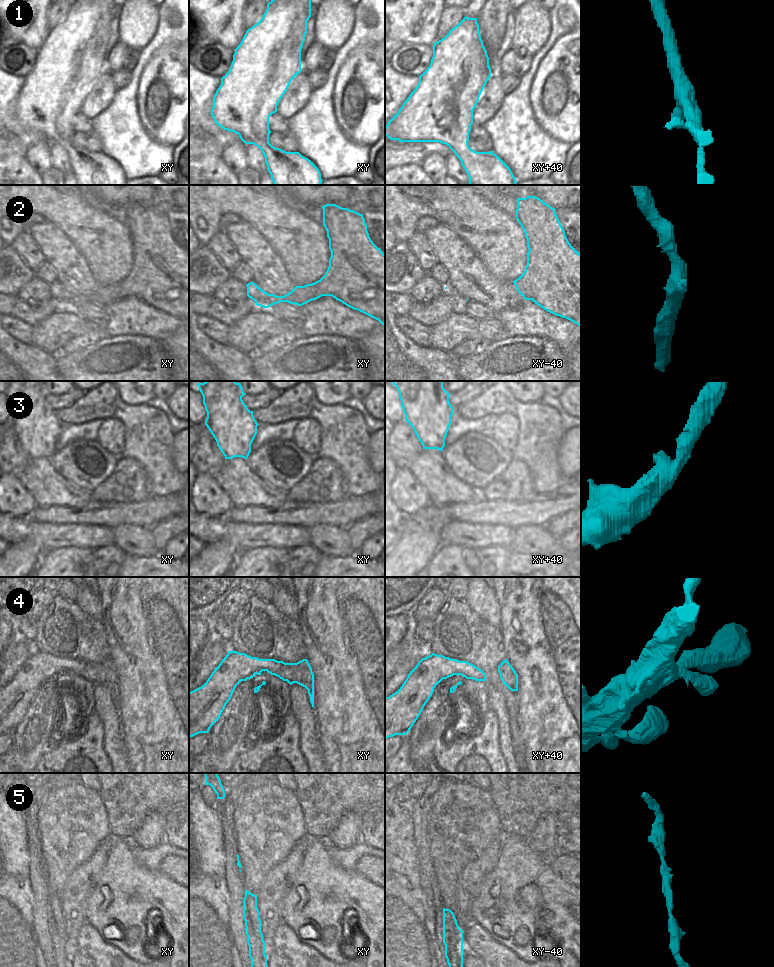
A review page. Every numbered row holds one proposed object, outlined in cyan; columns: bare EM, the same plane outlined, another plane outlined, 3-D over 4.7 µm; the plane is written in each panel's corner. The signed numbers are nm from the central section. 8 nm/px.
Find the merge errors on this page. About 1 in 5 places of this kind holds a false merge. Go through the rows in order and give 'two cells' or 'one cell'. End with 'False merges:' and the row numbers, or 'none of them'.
1: one cell
2: one cell
3: one cell
4: one cell
5: two cells
False merges: 5

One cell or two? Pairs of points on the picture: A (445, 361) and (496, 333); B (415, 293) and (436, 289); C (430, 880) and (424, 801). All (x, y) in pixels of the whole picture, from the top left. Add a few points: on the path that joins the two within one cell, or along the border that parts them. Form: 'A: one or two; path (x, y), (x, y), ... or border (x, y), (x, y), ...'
A: two; border (430, 346), (436, 349), (443, 349), (449, 353)
B: one; path (420, 292), (431, 289)
C: one; path (425, 860), (420, 838), (420, 821)

